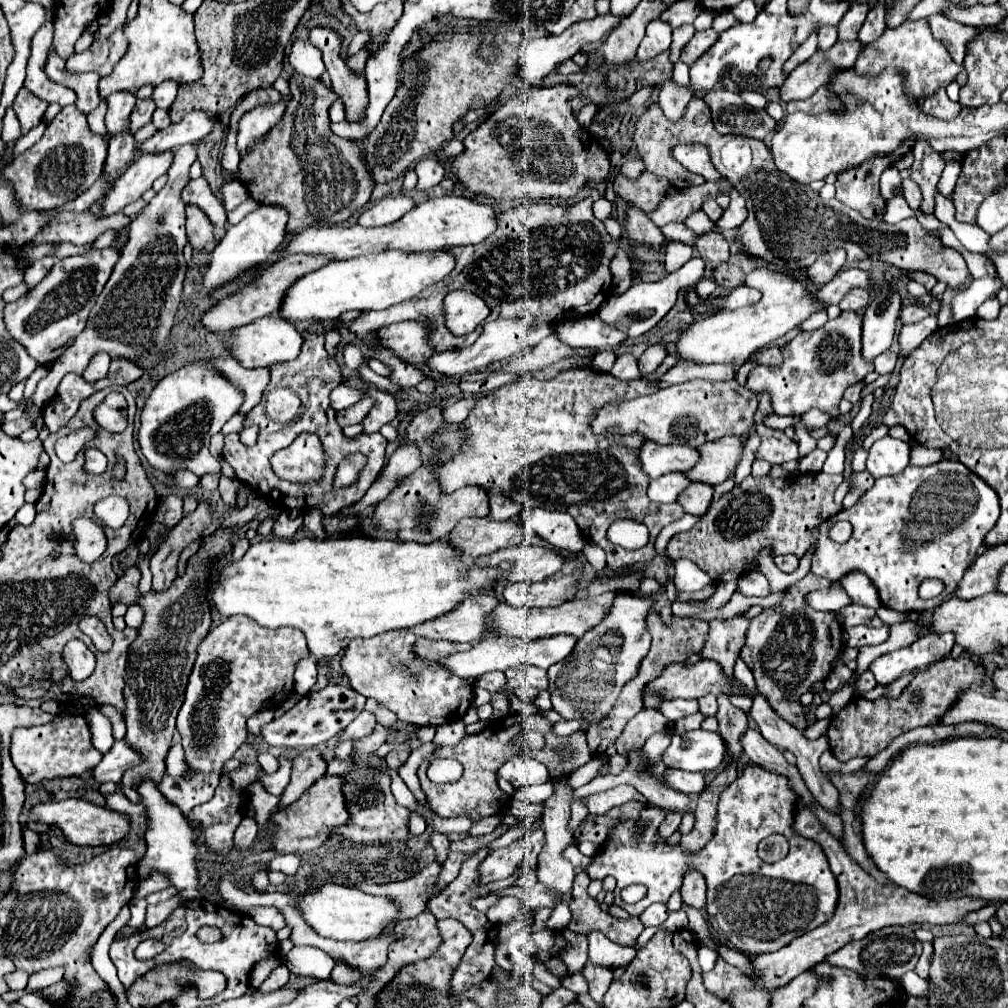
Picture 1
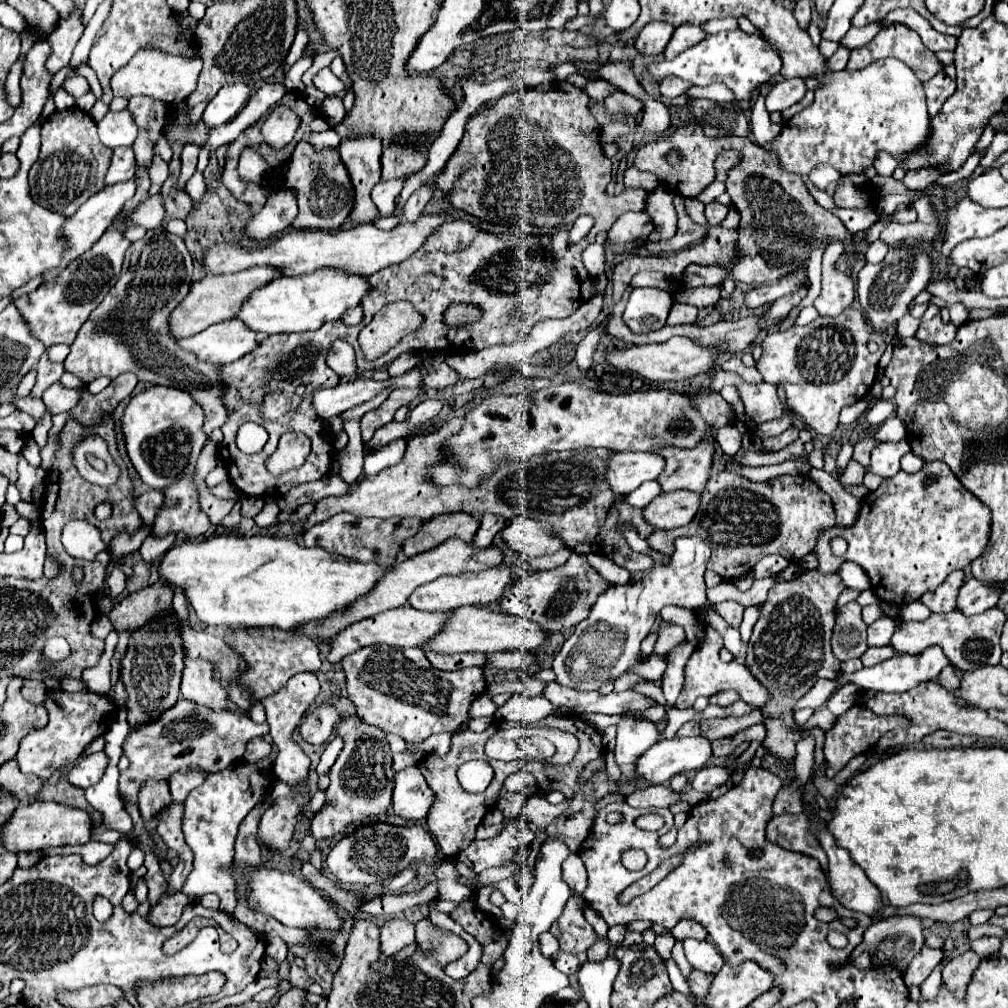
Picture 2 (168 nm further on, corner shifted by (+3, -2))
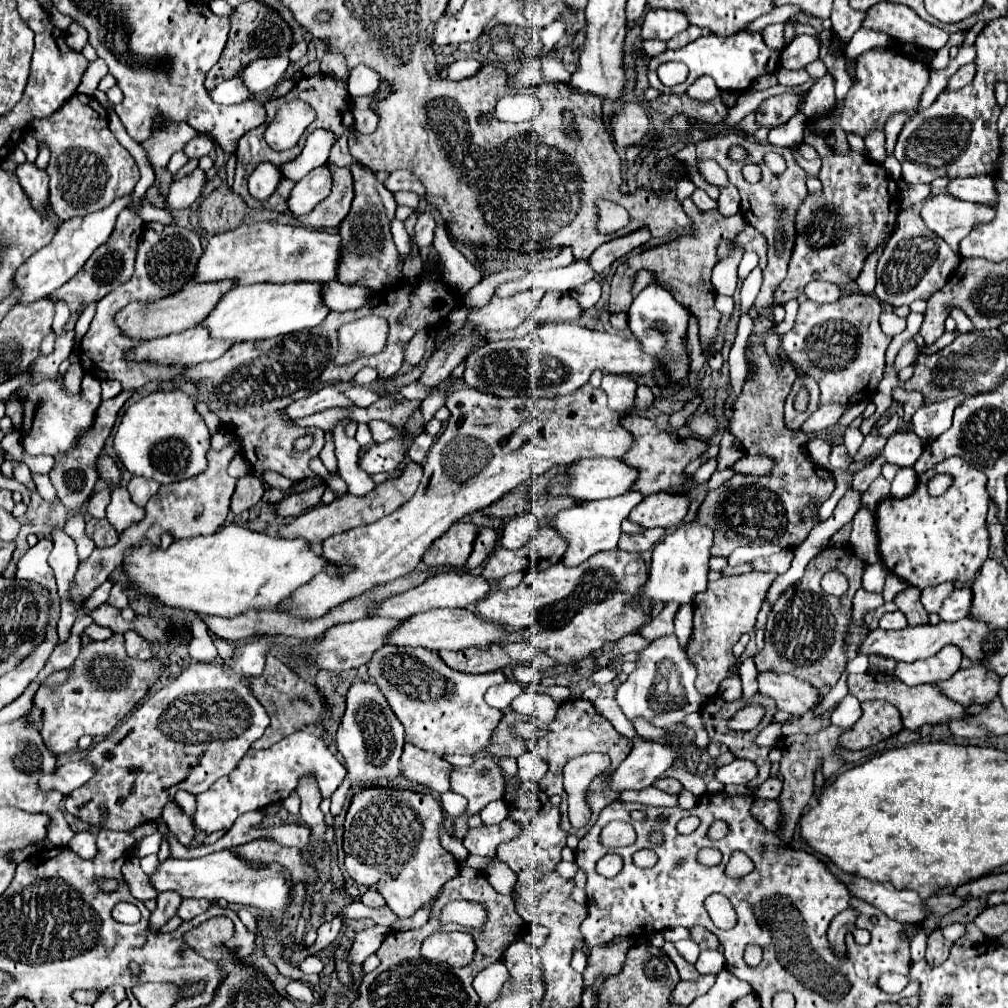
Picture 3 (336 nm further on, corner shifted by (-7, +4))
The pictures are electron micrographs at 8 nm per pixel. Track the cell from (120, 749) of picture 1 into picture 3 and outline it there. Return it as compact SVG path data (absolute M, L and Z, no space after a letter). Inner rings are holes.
M79 759L59 765L51 775L43 777L39 785L41 789L57 789L63 795L69 795L73 789L85 785L93 777L95 777L95 765L91 765L91 761L87 759Z

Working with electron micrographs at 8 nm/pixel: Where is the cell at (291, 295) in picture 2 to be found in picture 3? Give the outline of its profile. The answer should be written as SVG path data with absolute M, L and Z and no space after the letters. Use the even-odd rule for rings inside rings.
M255 283L233 289L219 301L215 311L203 321L213 337L239 341L259 341L271 339L285 333L295 333L303 329L313 329L325 321L329 307L323 301L325 283Z

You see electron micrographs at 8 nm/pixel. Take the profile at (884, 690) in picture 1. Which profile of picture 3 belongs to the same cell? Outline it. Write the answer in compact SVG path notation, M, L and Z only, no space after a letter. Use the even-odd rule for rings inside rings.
M861 673L861 675L849 675L847 679L849 693L853 693L859 701L869 701L869 699L885 699L891 705L895 705L901 713L901 721L905 729L917 731L923 725L937 725L943 723L945 719L967 719L971 717L967 709L953 699L947 699L935 685L919 685L919 687L909 687L903 681L899 681L895 675L885 675L885 673Z

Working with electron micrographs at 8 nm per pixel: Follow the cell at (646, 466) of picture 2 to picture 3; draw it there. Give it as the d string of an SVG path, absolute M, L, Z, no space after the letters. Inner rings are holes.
M593 457L573 463L569 469L571 485L555 485L553 495L573 495L581 501L597 501L627 493L639 477L639 469L619 457Z

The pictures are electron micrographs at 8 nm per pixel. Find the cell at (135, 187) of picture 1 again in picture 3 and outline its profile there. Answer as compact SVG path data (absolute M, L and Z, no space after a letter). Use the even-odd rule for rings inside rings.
M133 193L127 197L119 197L115 199L109 207L89 213L87 217L73 217L71 221L63 221L61 227L57 229L53 241L49 245L45 245L41 251L37 251L31 259L27 259L15 273L15 287L23 289L23 295L19 299L19 303L27 305L31 301L43 299L47 295L51 295L53 291L57 291L63 283L67 283L83 265L85 261L93 255L93 251L103 245L107 241L107 237L111 235L111 231L115 229L115 221L117 215L131 203Z

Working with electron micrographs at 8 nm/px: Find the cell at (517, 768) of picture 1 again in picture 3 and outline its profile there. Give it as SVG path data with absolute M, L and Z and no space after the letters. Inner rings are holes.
M523 753L521 757L517 757L517 765L519 765L519 779L521 781L537 783L547 773L547 763L533 753Z

